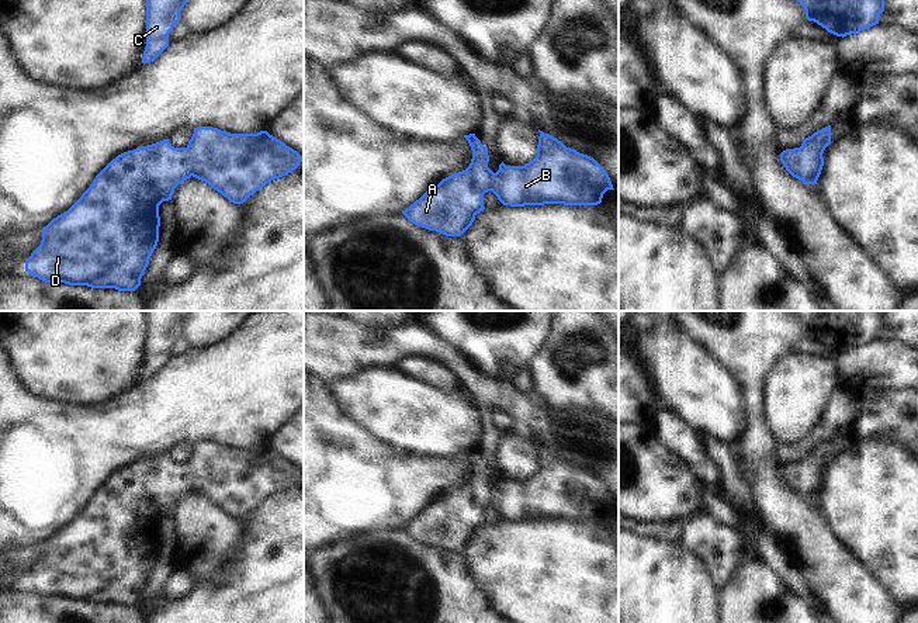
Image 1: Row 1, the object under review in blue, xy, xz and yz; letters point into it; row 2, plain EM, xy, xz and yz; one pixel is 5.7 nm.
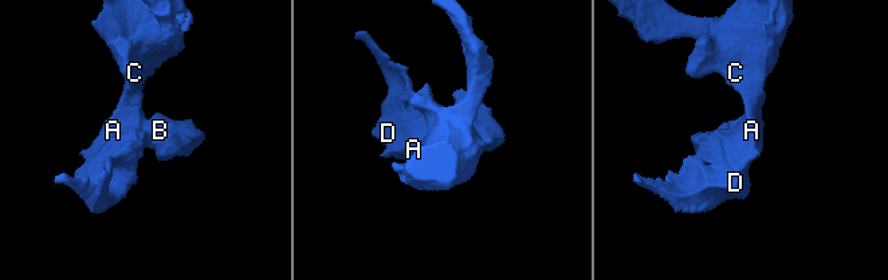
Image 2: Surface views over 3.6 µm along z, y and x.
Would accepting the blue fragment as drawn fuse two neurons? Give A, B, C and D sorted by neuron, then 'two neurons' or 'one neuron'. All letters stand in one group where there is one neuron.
groups A B C D; one neuron

